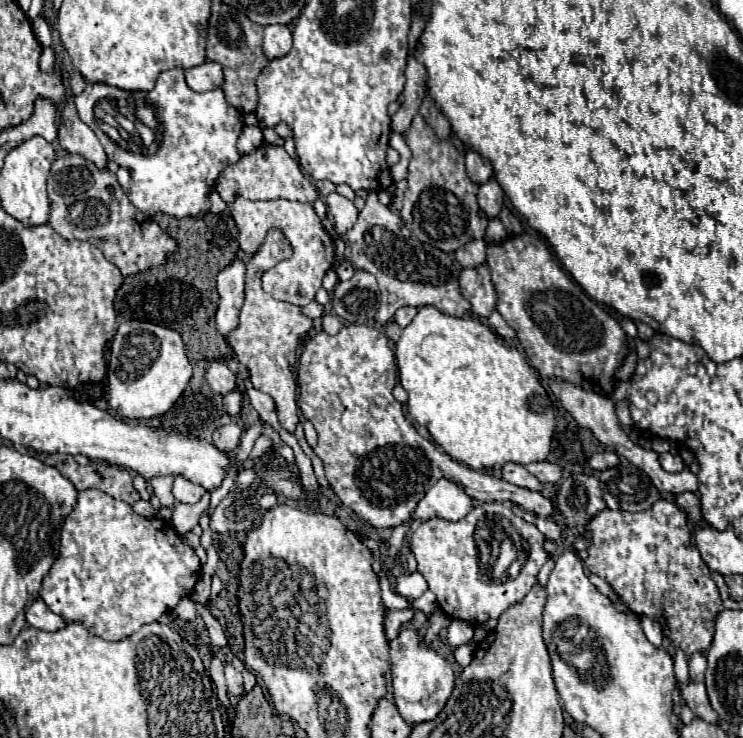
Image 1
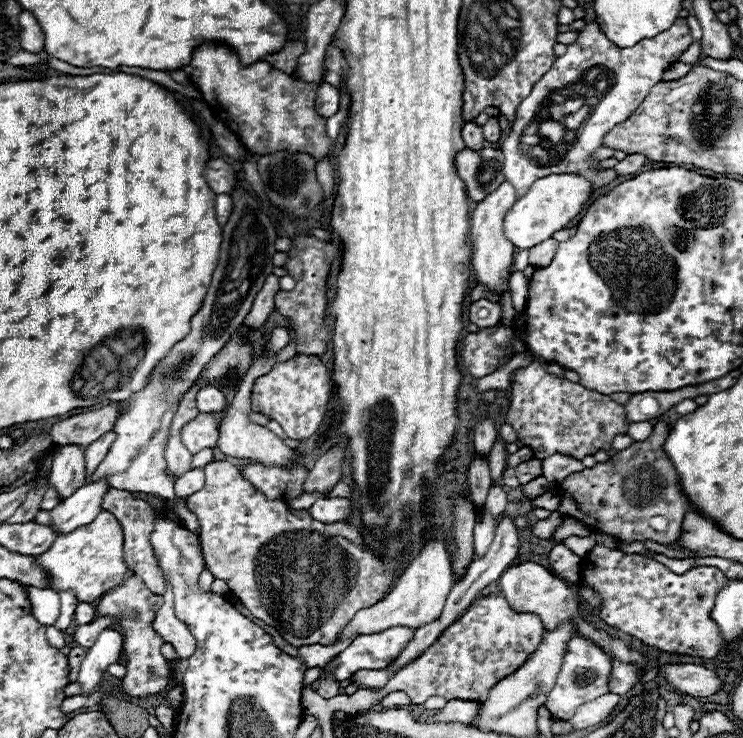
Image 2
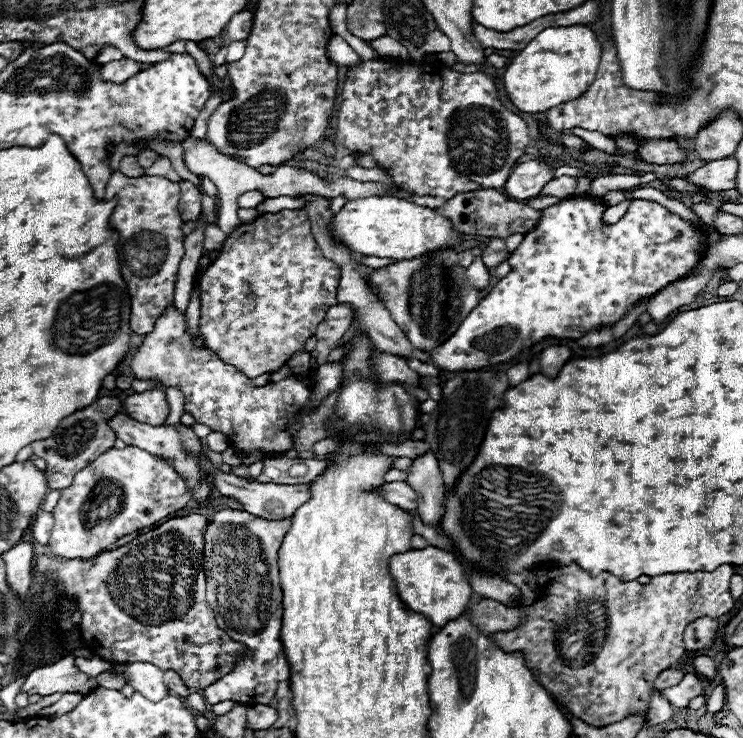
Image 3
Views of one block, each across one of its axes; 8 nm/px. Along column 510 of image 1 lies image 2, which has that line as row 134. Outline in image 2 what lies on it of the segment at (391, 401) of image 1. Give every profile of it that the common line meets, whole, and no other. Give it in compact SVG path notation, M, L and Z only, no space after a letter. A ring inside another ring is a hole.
M490 118L486 124L484 124L484 138L488 142L498 142L502 138L502 128L500 128L500 122L498 118Z

